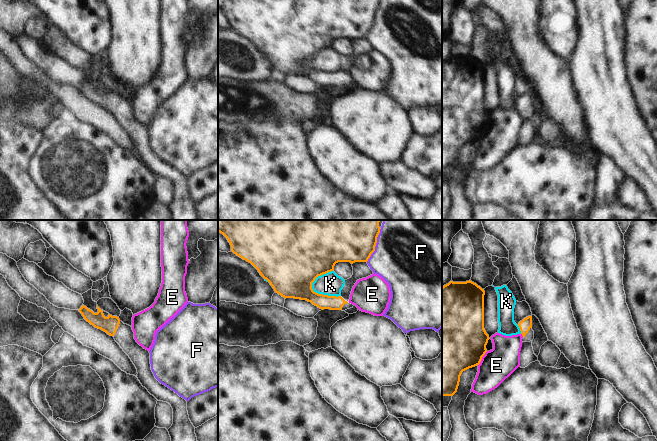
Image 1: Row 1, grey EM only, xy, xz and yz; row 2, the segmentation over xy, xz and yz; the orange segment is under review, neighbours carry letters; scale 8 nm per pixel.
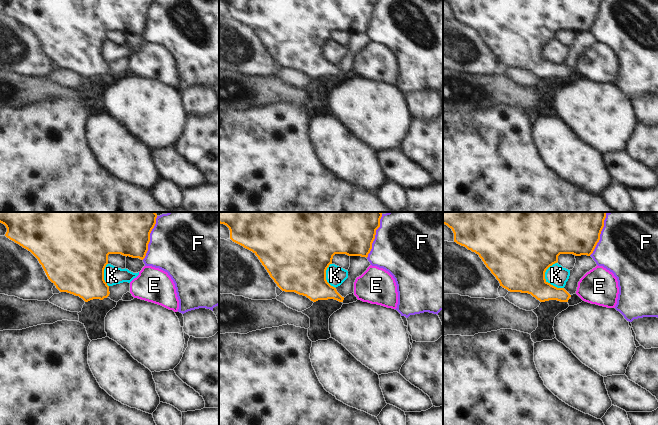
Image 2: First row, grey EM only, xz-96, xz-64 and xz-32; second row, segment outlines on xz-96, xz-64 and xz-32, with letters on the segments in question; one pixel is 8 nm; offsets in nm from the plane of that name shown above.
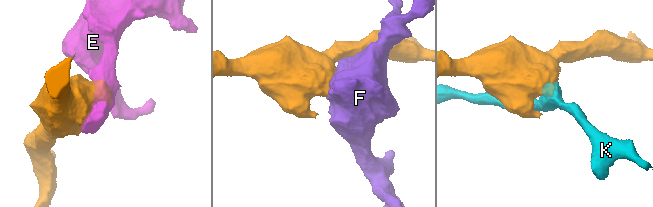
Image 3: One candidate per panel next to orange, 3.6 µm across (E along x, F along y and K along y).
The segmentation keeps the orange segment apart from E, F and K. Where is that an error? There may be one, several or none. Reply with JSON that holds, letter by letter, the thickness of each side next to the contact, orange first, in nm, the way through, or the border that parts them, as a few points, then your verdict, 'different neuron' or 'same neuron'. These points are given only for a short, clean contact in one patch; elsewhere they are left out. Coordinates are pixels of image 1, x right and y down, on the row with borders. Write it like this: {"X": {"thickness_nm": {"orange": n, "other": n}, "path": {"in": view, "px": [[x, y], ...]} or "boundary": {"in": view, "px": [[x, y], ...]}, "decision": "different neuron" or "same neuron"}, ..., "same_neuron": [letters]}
{"E": {"thickness_nm": {"orange": 480, "other": 260}, "boundary": {"in": "yz", "px": [[487, 351], [478, 365]]}, "decision": "different neuron"}, "F": {"thickness_nm": {"orange": 480, "other": 500}, "decision": "different neuron"}, "K": {"thickness_nm": {"orange": 280, "other": 180}, "decision": "different neuron"}, "same_neuron": []}

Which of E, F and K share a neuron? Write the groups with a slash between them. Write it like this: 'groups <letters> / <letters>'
groups E / F / K

